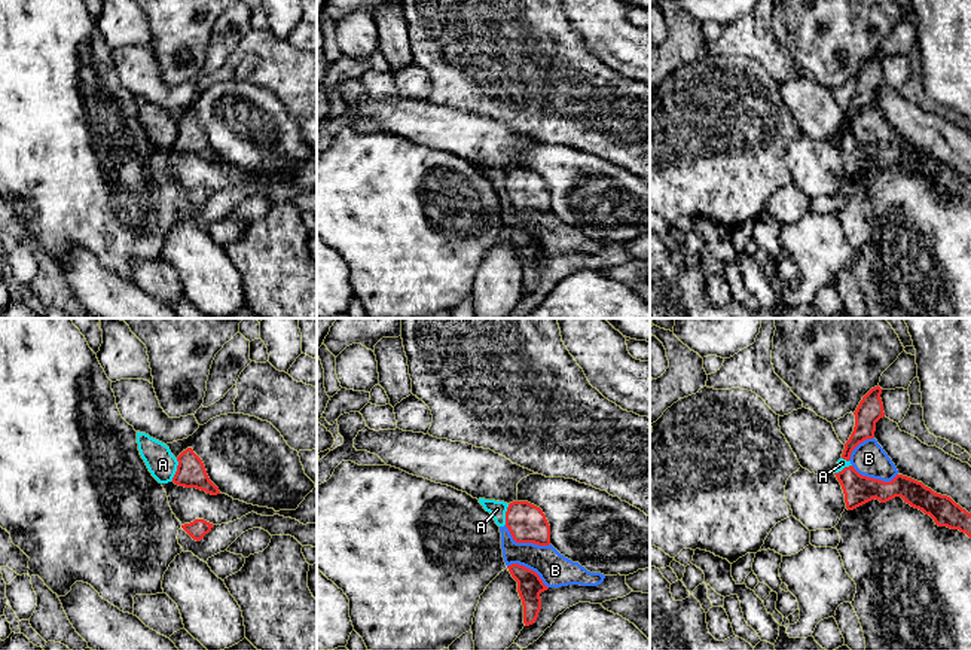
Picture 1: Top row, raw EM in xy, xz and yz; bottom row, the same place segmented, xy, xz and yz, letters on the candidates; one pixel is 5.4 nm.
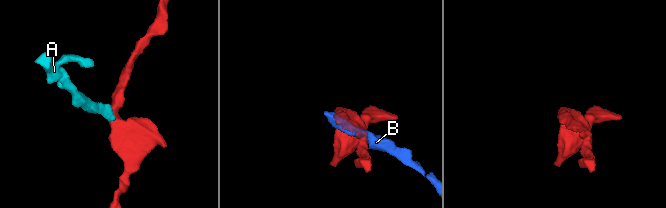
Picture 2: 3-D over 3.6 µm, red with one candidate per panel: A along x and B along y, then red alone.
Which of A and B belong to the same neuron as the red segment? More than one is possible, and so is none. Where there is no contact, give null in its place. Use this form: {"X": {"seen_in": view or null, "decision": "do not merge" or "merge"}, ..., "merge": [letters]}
{"A": {"seen_in": "xy", "decision": "do not merge"}, "B": {"seen_in": "xz", "decision": "do not merge"}, "merge": []}

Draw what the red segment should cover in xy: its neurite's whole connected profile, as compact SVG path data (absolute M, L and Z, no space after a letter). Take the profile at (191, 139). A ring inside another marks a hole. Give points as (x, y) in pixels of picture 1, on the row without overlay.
M187 115L177 123L178 132L172 149L184 155L196 155L207 161L220 161L219 155L210 147L202 126Z

